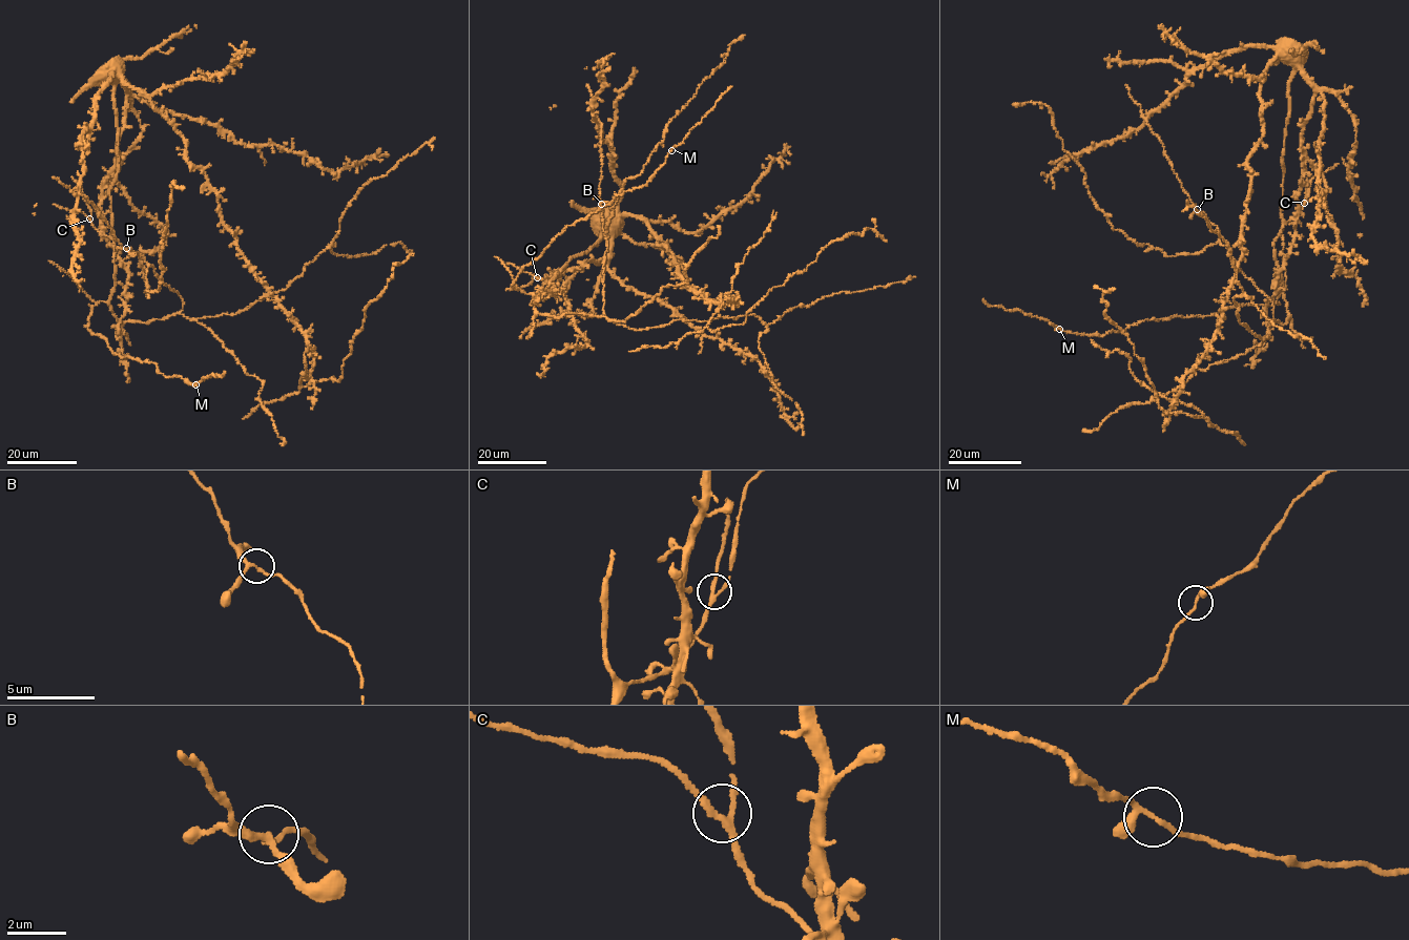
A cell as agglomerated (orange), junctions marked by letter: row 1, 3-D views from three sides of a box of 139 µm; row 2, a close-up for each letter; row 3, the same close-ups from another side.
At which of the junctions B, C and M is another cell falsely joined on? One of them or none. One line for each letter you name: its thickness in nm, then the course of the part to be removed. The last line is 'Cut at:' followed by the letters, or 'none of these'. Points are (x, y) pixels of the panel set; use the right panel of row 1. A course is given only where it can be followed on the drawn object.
Cut at: none of these

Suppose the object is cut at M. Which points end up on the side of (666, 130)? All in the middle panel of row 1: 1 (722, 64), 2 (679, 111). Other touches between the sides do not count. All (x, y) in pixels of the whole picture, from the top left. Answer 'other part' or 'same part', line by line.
1: same part
2: same part

